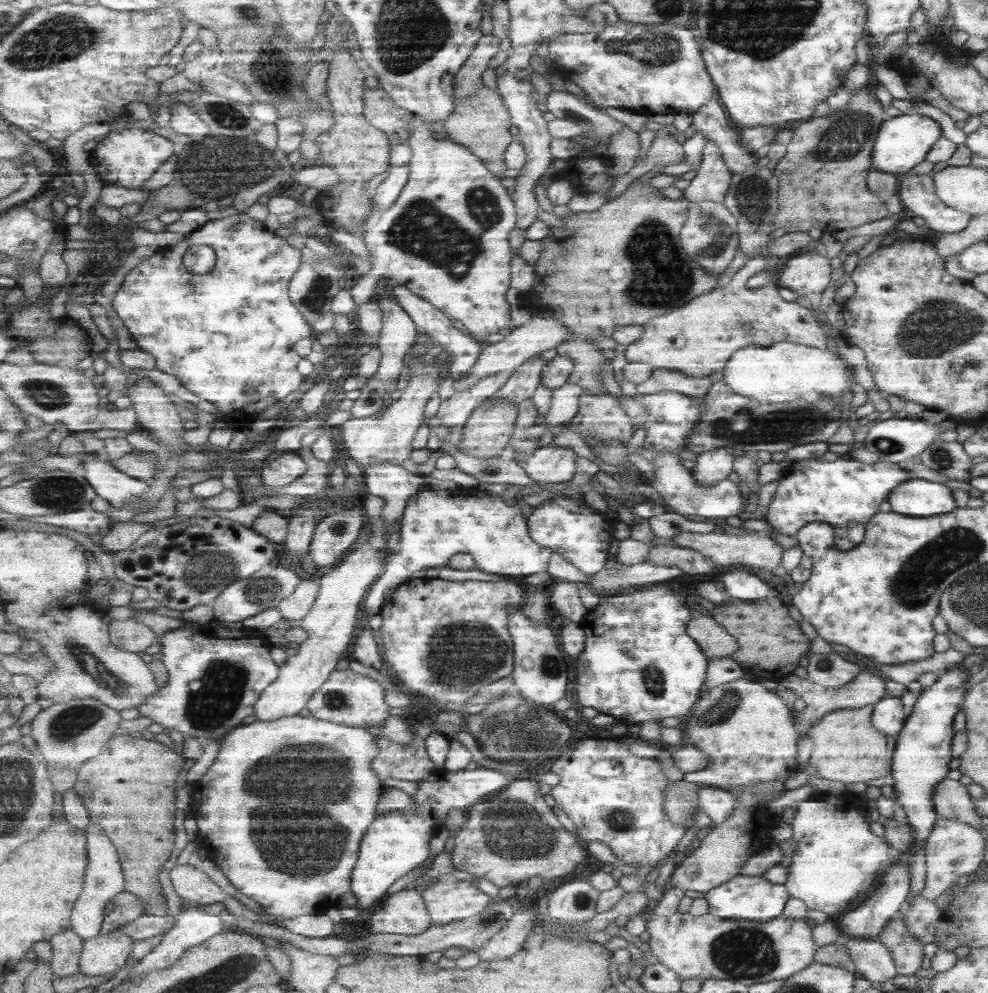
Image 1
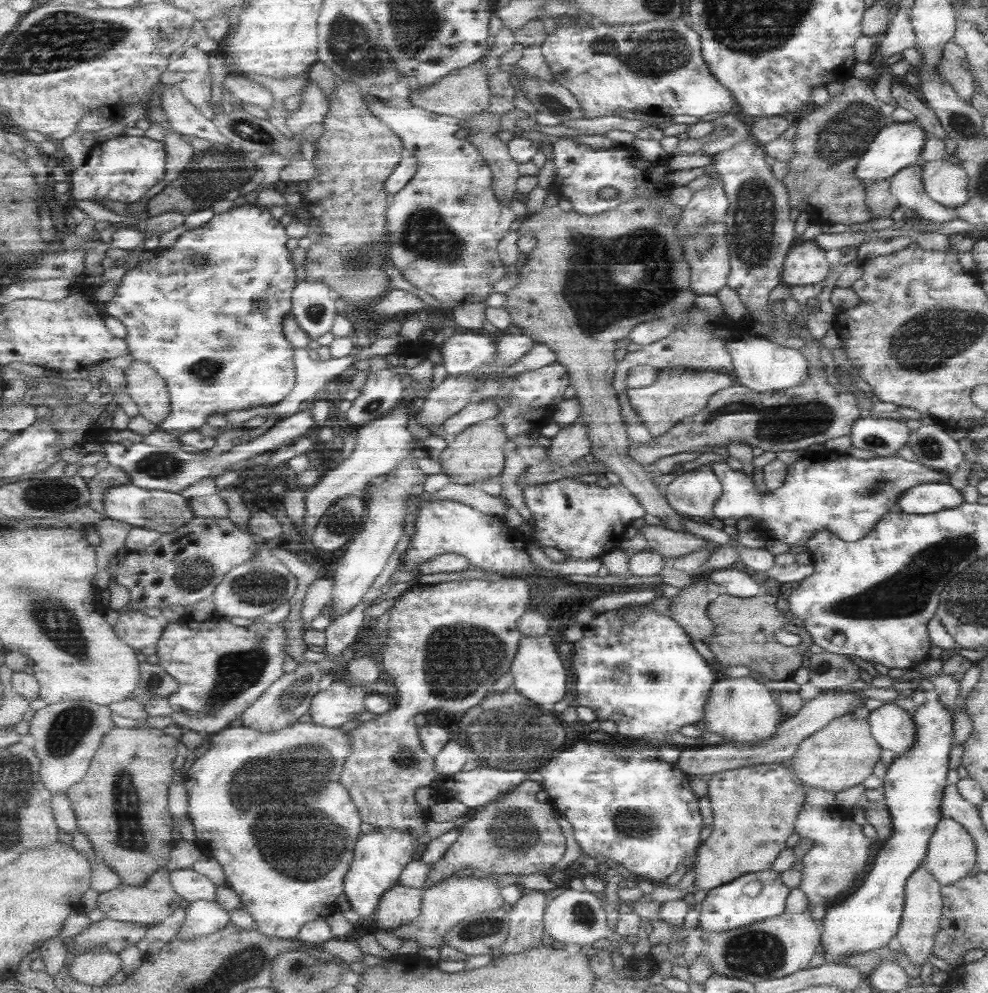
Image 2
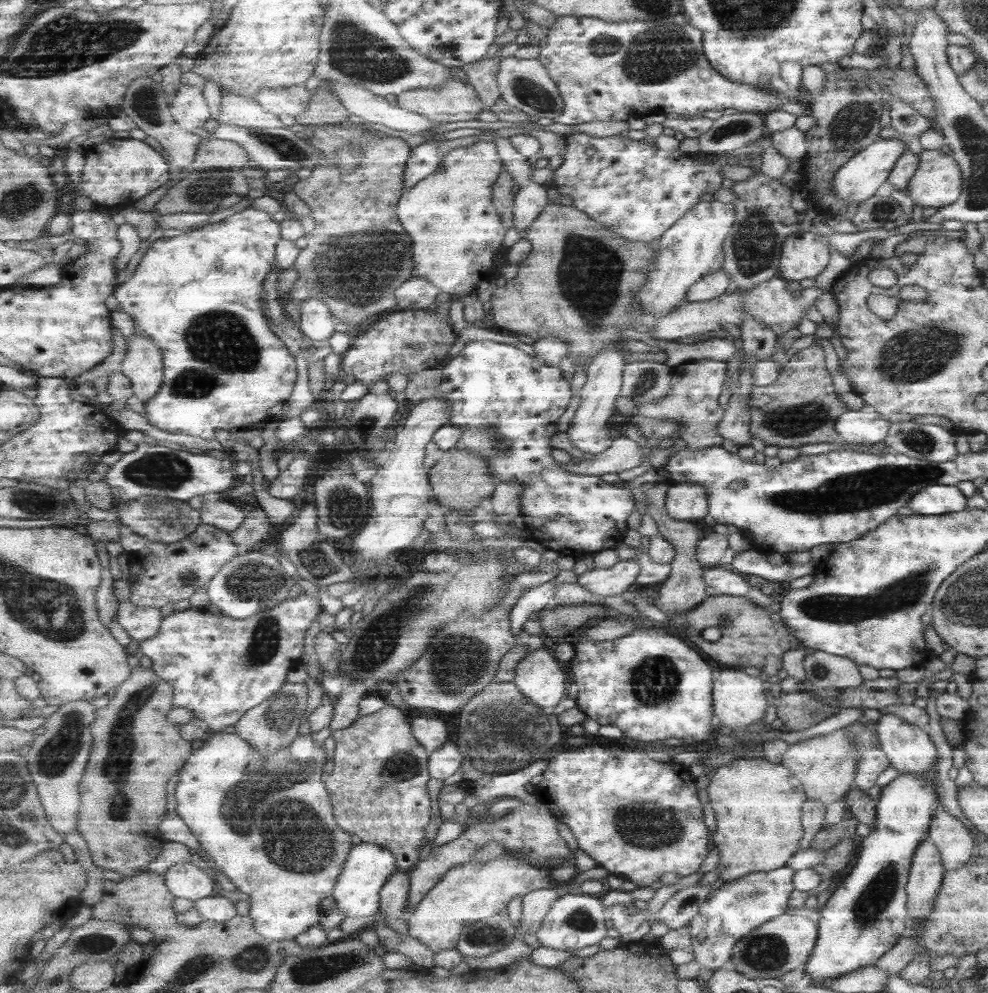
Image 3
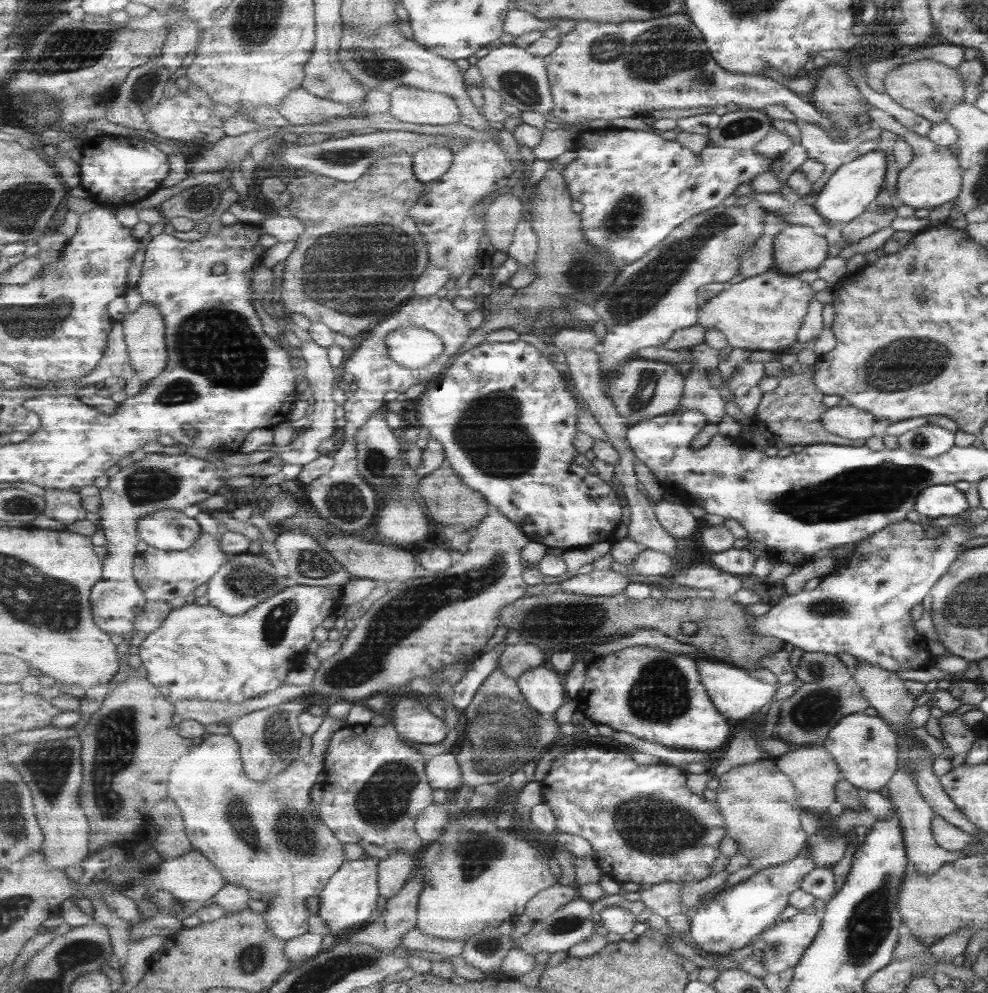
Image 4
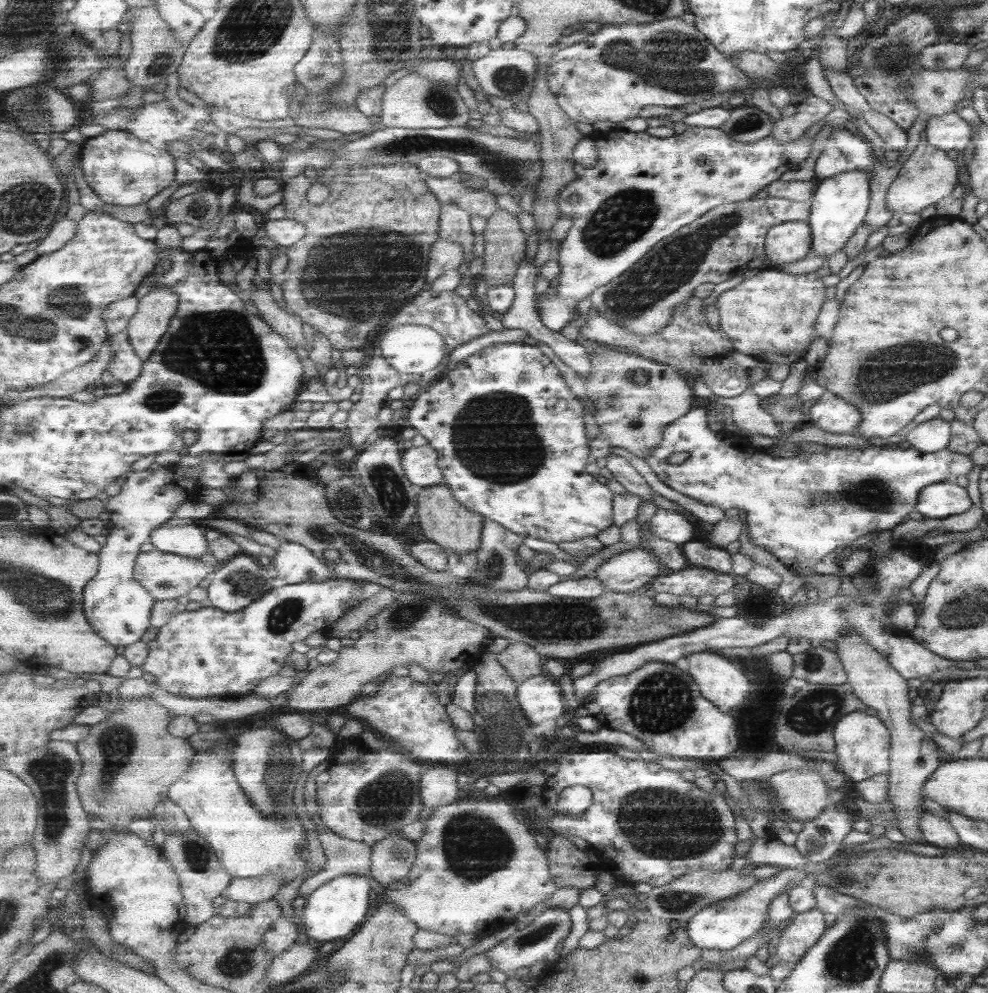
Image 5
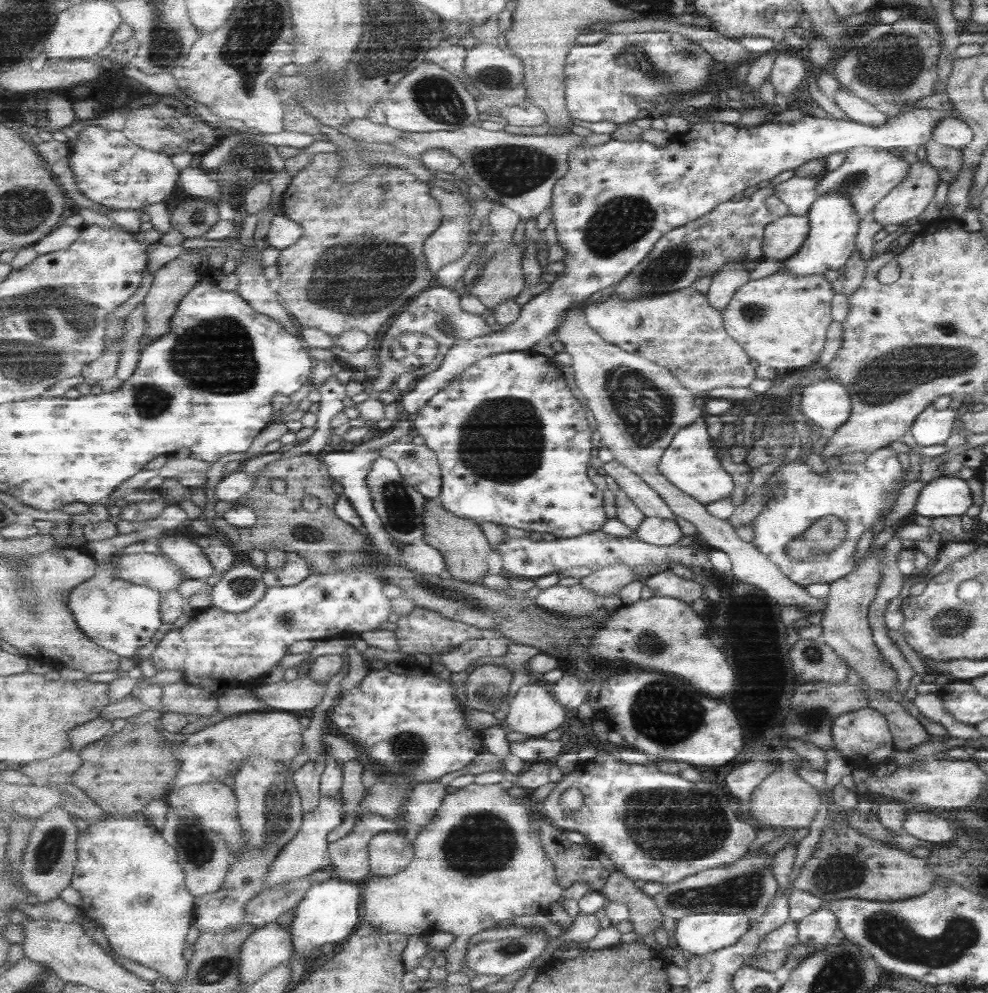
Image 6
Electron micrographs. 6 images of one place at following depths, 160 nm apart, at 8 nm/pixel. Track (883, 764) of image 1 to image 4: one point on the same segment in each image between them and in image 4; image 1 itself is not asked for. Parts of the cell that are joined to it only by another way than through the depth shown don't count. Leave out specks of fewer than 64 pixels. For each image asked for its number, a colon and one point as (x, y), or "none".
2: (842, 754)
3: (826, 764)
4: (813, 770)

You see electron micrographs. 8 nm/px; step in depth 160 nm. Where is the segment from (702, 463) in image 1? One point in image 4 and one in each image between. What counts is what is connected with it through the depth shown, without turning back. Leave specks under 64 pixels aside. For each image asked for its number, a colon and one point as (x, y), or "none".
2: (693, 493)
3: (685, 501)
4: (676, 518)

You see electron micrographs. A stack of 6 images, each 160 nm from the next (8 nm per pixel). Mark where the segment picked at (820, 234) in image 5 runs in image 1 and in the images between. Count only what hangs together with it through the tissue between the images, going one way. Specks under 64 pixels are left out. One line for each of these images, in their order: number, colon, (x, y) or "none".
1: (902, 142)
2: (897, 145)
3: (858, 179)
4: (852, 187)

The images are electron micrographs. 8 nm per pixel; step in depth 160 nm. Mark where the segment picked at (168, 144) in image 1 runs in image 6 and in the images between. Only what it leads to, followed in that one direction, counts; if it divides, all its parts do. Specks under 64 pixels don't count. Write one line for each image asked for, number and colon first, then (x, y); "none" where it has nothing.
2: (121, 169)
3: (117, 172)
4: (120, 171)
5: (123, 170)
6: (111, 170)

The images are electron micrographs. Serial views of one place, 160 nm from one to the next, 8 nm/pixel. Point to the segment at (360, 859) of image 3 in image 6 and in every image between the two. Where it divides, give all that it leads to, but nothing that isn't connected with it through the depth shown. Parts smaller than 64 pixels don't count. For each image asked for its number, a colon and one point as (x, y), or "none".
4: (350, 897)
5: (337, 909)
6: (330, 912)

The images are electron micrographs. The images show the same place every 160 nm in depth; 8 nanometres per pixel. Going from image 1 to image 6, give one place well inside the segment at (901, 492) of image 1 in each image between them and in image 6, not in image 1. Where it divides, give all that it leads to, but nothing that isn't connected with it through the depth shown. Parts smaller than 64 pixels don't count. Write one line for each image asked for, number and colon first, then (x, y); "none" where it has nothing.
2: (927, 498)
3: (936, 499)
4: (938, 500)
5: (941, 499)
6: (942, 496)

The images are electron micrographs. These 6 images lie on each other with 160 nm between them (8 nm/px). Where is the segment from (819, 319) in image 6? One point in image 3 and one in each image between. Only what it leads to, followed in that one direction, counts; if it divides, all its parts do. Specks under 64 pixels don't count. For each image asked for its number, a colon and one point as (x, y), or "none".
3: (773, 303)
4: (765, 312)
5: (771, 316)

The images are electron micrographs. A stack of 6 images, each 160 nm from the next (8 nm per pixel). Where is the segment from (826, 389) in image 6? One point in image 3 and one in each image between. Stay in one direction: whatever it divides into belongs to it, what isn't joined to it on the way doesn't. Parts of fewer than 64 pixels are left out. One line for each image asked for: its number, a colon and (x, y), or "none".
3: (864, 426)
4: (845, 421)
5: (831, 414)

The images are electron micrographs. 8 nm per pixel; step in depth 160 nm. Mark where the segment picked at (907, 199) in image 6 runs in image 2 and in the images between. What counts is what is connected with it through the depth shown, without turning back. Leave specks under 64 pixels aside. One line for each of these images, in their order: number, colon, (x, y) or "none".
2: (944, 183)
3: (935, 183)
4: (932, 178)
5: (928, 174)

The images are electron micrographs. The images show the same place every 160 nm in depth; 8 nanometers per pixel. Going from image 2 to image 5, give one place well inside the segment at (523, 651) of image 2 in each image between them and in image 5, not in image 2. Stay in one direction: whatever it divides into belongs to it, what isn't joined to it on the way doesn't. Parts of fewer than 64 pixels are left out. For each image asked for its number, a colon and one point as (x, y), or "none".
3: (540, 677)
4: (544, 690)
5: (541, 698)

